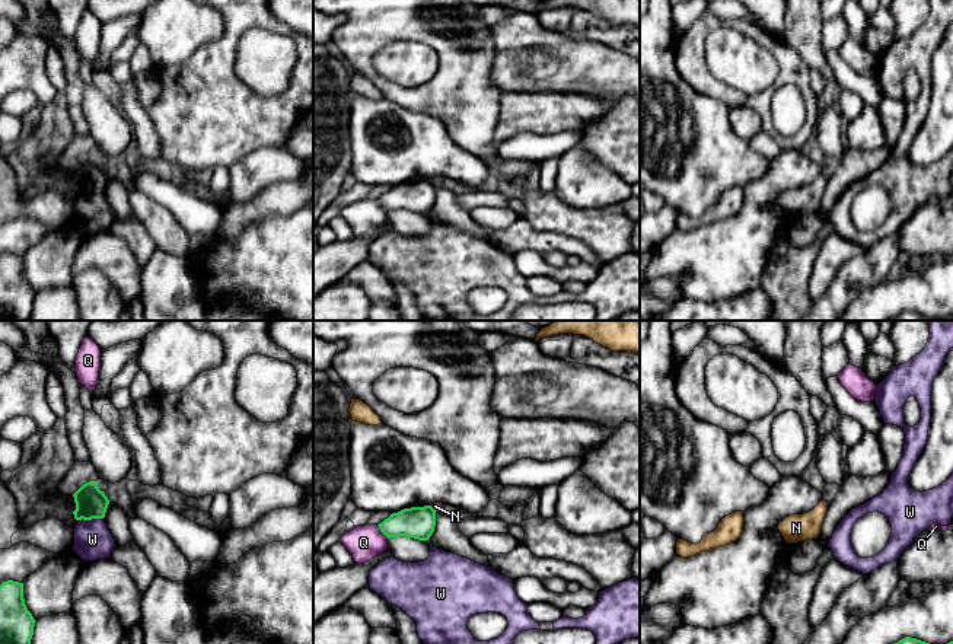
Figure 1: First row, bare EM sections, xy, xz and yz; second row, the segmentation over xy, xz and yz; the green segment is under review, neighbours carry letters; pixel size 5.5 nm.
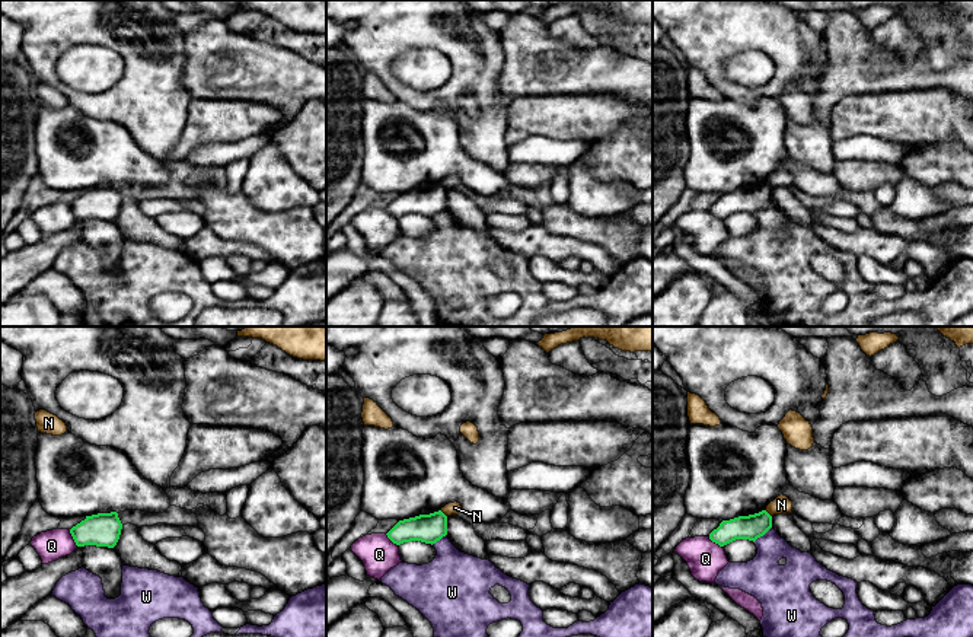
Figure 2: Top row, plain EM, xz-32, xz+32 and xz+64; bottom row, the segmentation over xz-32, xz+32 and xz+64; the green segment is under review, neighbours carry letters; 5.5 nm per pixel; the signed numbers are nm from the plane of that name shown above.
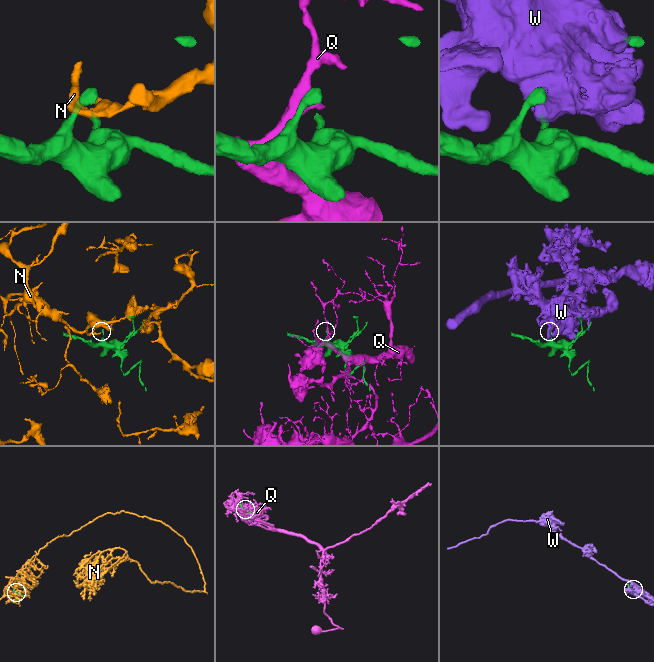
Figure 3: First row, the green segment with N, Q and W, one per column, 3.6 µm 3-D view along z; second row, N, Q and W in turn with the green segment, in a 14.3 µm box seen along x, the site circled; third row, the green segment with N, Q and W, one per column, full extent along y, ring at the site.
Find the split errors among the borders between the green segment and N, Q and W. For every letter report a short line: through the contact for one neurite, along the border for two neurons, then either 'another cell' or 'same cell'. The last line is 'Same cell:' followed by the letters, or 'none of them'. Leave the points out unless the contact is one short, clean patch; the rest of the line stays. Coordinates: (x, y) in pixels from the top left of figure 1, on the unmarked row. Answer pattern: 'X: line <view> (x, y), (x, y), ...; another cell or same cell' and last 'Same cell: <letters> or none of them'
N: line xz (430, 179), (434, 184); another cell
Q: another cell
W: another cell
Same cell: none of them

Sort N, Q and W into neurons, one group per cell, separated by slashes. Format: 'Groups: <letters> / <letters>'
Groups: N / Q / W

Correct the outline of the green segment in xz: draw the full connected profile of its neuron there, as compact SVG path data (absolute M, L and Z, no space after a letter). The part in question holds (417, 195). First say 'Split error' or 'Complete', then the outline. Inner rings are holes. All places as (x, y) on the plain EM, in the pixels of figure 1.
Complete. M431 179L404 182L377 200L388 213L405 210L428 214L436 200L436 184Z

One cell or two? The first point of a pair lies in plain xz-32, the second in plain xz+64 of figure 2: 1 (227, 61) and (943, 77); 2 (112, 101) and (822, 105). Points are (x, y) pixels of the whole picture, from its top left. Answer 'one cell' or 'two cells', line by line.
1: one cell
2: two cells

